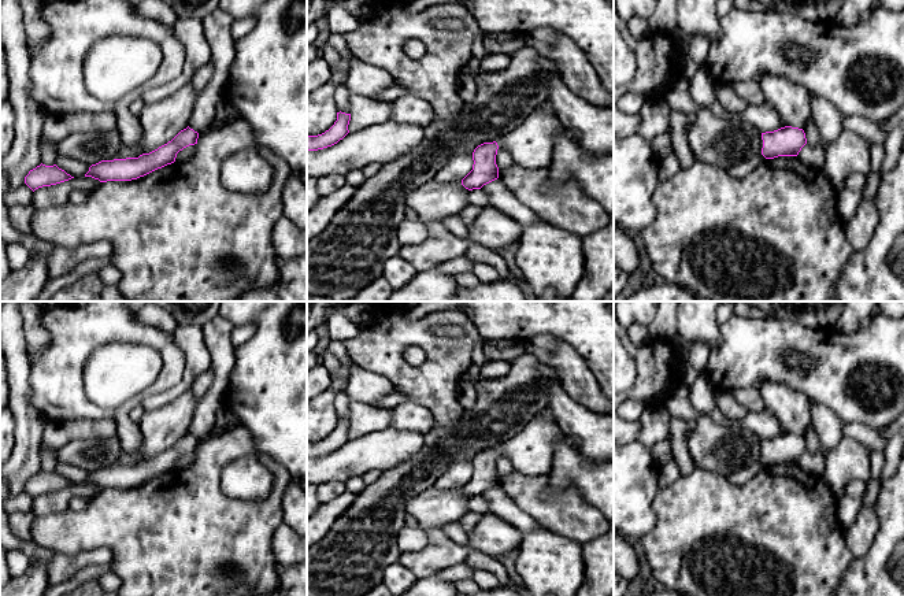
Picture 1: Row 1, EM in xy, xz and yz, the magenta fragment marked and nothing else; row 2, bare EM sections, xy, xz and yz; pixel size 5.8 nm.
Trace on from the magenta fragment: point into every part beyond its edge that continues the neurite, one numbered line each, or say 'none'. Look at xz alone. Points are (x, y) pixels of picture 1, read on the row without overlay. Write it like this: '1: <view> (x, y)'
1: xz (530, 451)

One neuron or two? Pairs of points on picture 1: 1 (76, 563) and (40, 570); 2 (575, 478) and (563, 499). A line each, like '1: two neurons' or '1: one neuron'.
1: two neurons
2: two neurons

